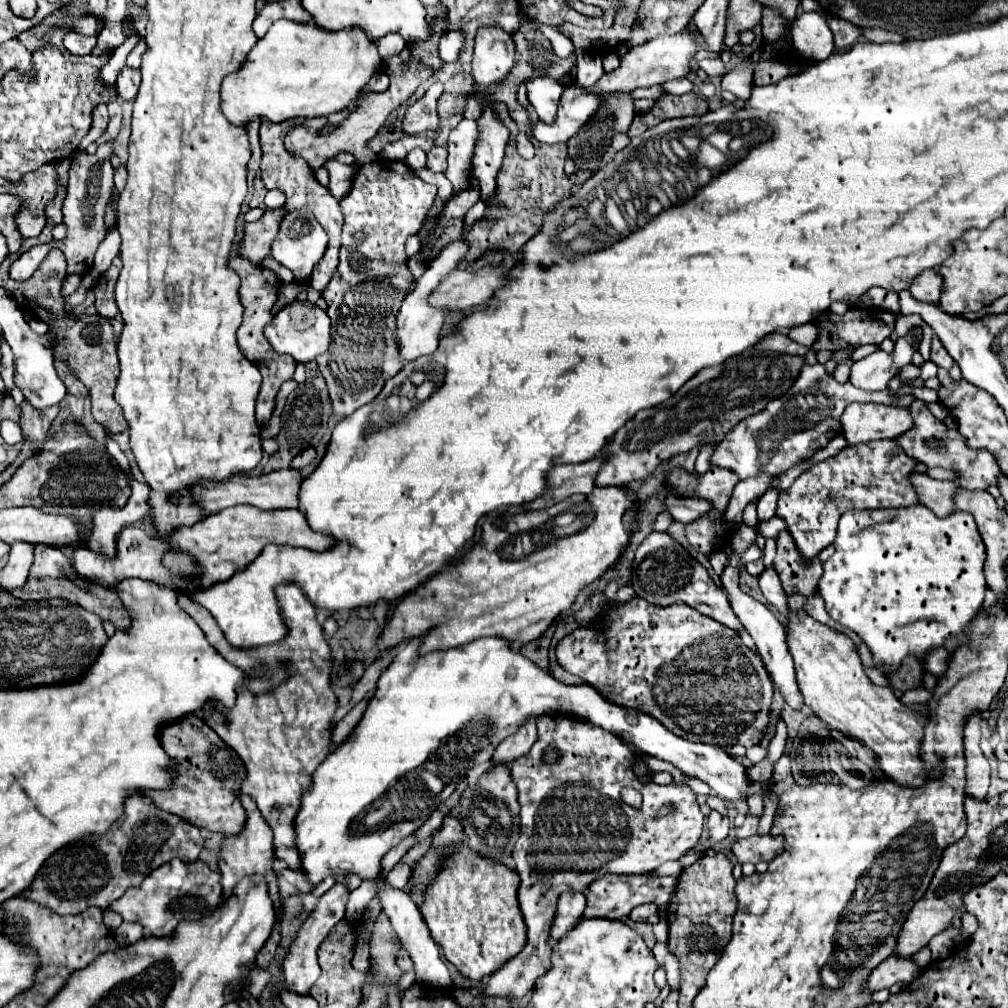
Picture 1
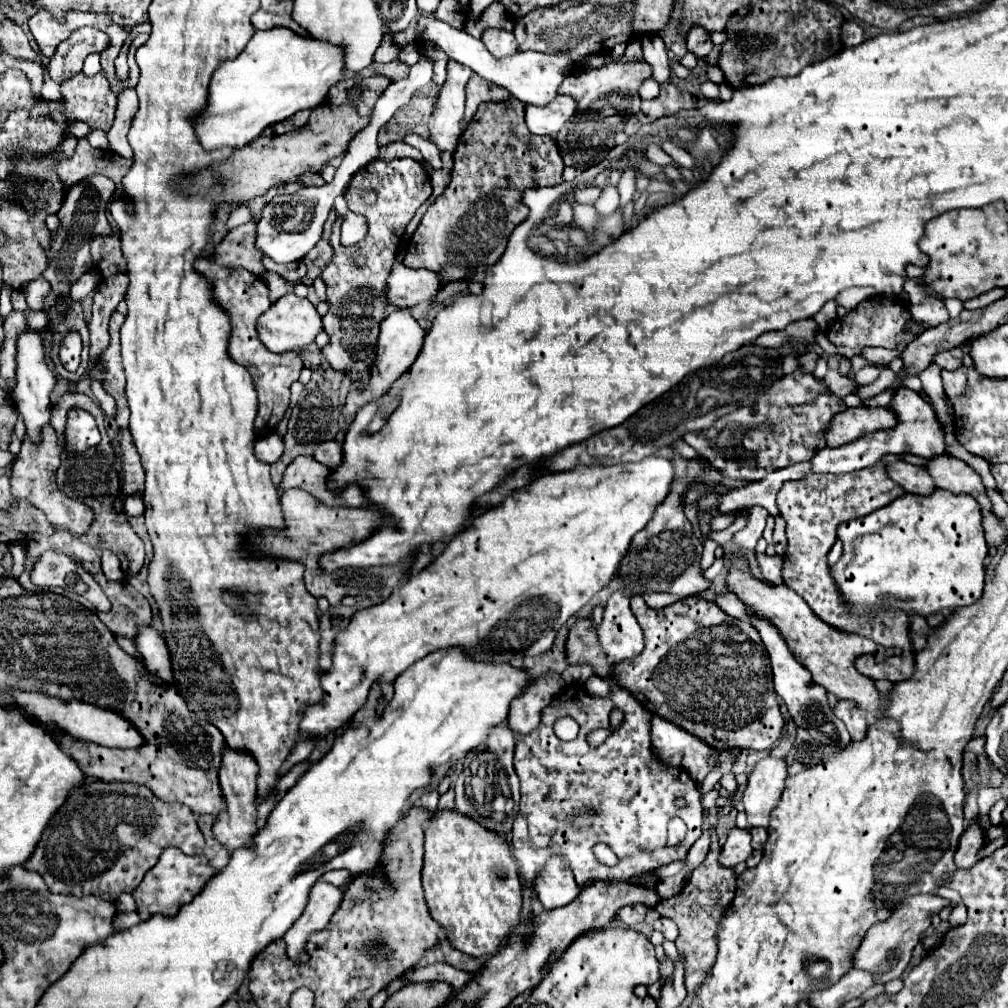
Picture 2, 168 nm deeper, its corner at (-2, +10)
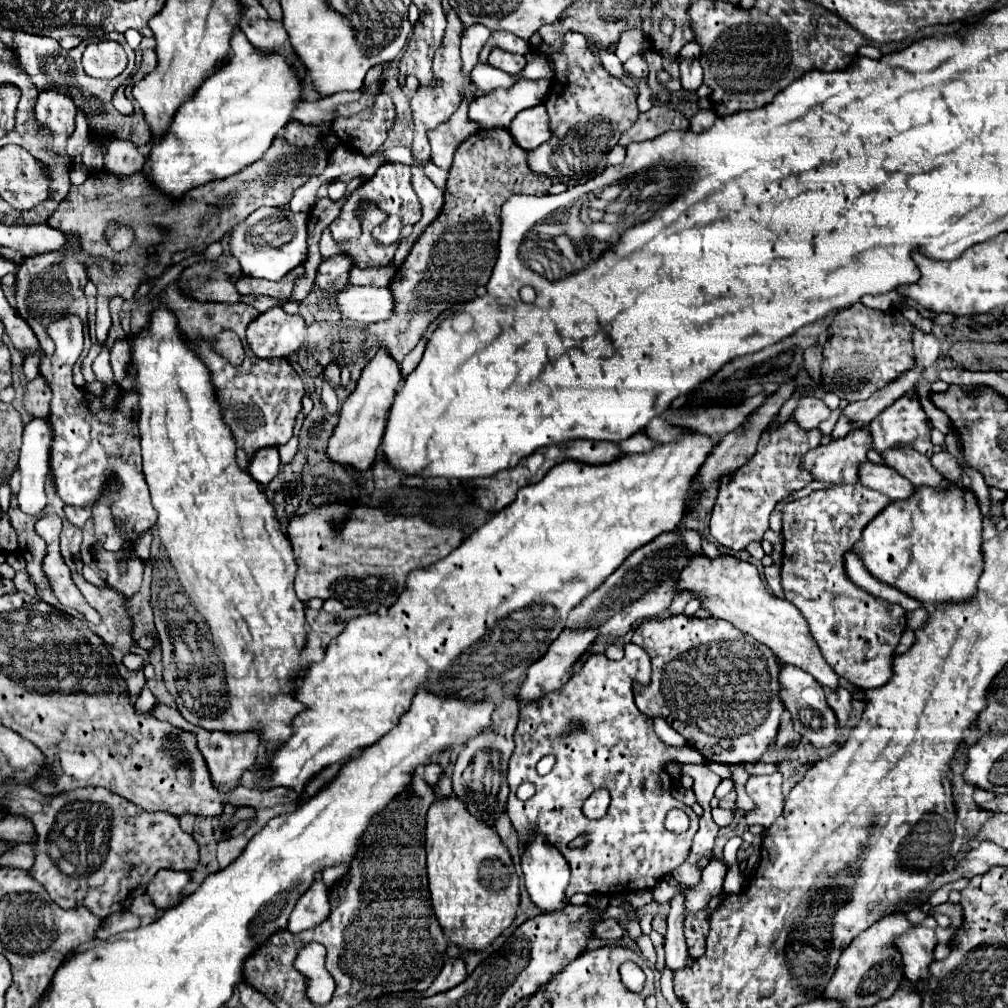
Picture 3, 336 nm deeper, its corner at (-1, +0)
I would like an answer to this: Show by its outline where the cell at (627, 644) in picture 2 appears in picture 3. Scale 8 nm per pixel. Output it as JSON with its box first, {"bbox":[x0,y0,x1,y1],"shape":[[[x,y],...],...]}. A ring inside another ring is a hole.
{"bbox":[508,642,700,895],"shape":[[[630,642],[624,646],[624,658],[620,662],[608,660],[604,654],[592,654],[582,666],[582,670],[574,674],[570,682],[566,682],[566,686],[520,708],[520,722],[514,732],[516,748],[508,764],[508,784],[510,784],[508,814],[522,842],[536,830],[548,836],[550,842],[566,856],[572,868],[572,883],[569,889],[571,895],[578,892],[582,894],[628,892],[630,894],[634,890],[654,888],[666,874],[670,874],[686,860],[692,846],[692,838],[698,830],[698,816],[692,812],[692,808],[684,806],[672,796],[674,782],[672,776],[666,772],[668,760],[672,762],[700,760],[698,750],[690,746],[674,748],[664,744],[656,736],[652,728],[652,718],[646,718],[634,704],[634,694],[632,694],[634,684],[642,684],[642,686],[650,684],[650,658],[640,646]],[[572,722],[580,722],[582,730],[572,732],[570,730]],[[548,754],[556,758],[556,764],[546,776],[538,776],[538,772],[532,770],[536,770],[540,758]],[[522,782],[532,782],[536,786],[536,794],[526,802],[516,798],[516,788]],[[598,788],[606,788],[610,792],[612,802],[604,818],[588,820],[582,814],[582,804]],[[672,808],[684,810],[690,818],[690,828],[682,834],[674,834],[664,828],[664,818]],[[582,834],[586,836],[586,846],[570,848],[568,844]]]}

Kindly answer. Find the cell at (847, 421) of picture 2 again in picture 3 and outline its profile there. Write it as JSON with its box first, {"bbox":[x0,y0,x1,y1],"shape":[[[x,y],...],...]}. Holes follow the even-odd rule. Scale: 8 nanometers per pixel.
{"bbox":[800,430,872,484],"shape":[[[866,430],[850,432],[840,440],[818,446],[818,450],[810,450],[810,454],[802,458],[800,468],[824,484],[856,484],[858,466],[866,460],[868,448],[872,448],[872,442]]]}

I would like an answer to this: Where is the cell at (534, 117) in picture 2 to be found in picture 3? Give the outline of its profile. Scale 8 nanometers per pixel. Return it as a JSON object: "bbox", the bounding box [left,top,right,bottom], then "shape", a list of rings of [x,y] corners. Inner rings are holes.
{"bbox":[508,106,550,150],"shape":[[[534,106],[532,110],[522,110],[518,118],[508,128],[512,140],[522,146],[524,150],[534,150],[542,142],[550,138],[550,126],[548,126],[548,114],[544,106]]]}

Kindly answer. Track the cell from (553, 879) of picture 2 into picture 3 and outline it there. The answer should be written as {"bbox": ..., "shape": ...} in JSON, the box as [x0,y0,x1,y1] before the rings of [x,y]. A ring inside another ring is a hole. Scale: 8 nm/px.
{"bbox":[520,832,570,912],"shape":[[[536,832],[528,838],[528,842],[524,844],[524,850],[520,854],[520,864],[522,864],[524,878],[526,878],[526,890],[532,898],[532,902],[546,912],[562,908],[564,906],[562,900],[566,898],[564,890],[570,880],[570,866],[566,864],[566,858],[562,858],[562,854],[548,842],[546,836]]]}

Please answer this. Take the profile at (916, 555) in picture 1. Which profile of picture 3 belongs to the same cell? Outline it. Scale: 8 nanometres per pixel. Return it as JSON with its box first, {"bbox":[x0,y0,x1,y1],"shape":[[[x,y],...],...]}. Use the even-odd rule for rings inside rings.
{"bbox":[854,484,982,602],"shape":[[[948,484],[942,490],[930,490],[926,486],[916,488],[914,494],[902,502],[890,502],[874,522],[870,522],[862,534],[862,540],[854,546],[854,552],[864,560],[870,574],[890,586],[896,586],[904,594],[920,602],[964,602],[974,596],[976,582],[982,572],[982,512],[976,496],[956,484]]]}

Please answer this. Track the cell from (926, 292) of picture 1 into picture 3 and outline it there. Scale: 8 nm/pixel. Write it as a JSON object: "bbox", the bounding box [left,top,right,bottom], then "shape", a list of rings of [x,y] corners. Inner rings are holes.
{"bbox":[914,330,940,368],"shape":[[[914,330],[914,356],[916,364],[922,368],[930,368],[936,358],[940,356],[940,342],[932,334],[924,334],[920,330]]]}

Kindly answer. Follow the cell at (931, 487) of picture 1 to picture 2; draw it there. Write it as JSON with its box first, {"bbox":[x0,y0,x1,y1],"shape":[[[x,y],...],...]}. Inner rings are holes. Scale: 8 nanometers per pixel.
{"bbox":[887,462,935,496],"shape":[[[893,462],[887,466],[889,470],[889,476],[905,488],[905,492],[911,492],[911,494],[921,494],[921,496],[929,496],[931,492],[935,492],[935,484],[933,484],[933,478],[931,474],[921,468],[921,466],[913,466],[909,462]]]}

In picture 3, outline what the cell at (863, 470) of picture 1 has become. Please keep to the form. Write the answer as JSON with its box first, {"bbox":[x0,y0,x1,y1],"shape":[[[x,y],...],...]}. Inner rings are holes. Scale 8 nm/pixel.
{"bbox":[782,482,906,690],"shape":[[[860,482],[852,486],[838,486],[828,490],[812,492],[806,498],[790,502],[784,506],[782,514],[782,536],[784,536],[784,560],[782,560],[782,586],[786,600],[792,602],[808,622],[810,634],[818,644],[824,660],[860,690],[878,688],[892,678],[892,658],[894,648],[900,642],[902,632],[906,630],[906,612],[900,604],[890,604],[882,598],[872,596],[870,592],[856,586],[844,568],[844,554],[862,538],[862,530],[872,522],[882,508],[886,508],[890,498],[874,490],[866,490]]]}

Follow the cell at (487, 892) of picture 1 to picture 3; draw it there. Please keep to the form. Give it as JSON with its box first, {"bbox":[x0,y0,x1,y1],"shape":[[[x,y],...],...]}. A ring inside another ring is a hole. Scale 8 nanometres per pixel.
{"bbox":[426,796,520,952],"shape":[[[456,796],[440,798],[428,808],[426,854],[432,906],[444,934],[474,952],[492,944],[512,924],[520,900],[518,874],[498,832],[472,816]]]}

